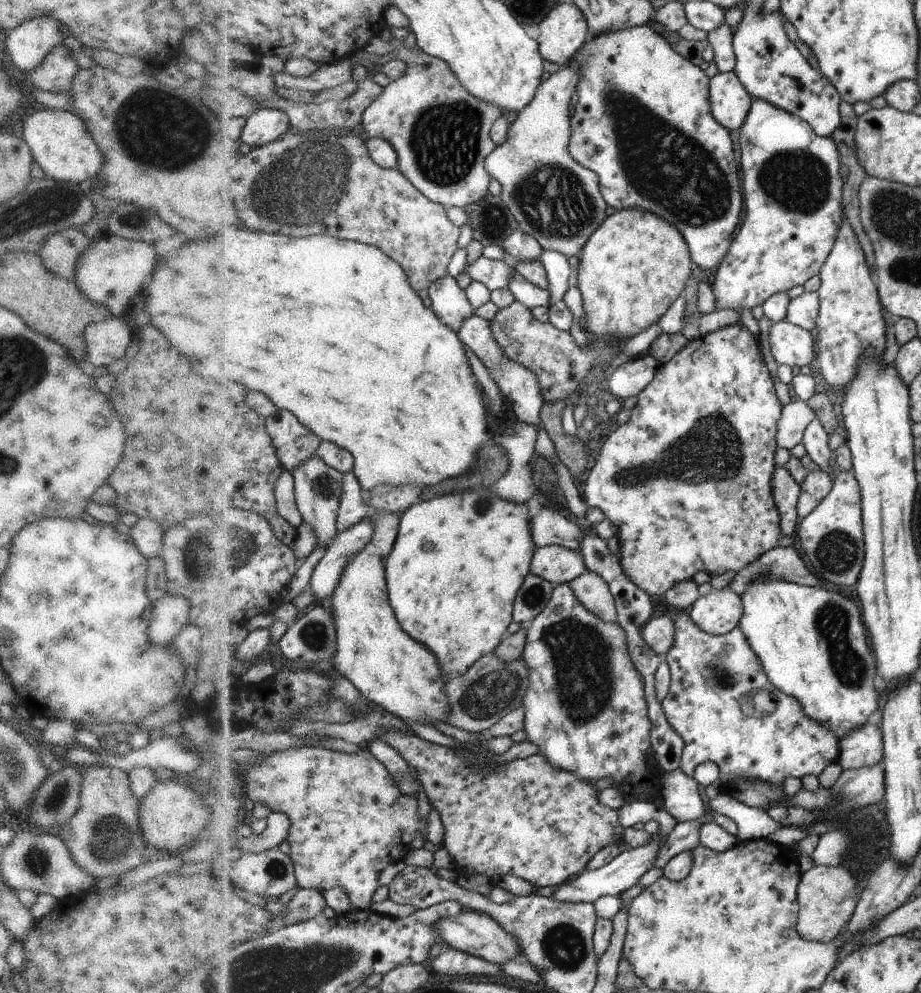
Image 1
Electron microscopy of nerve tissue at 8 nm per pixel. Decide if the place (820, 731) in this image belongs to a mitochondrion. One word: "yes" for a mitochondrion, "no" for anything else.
no

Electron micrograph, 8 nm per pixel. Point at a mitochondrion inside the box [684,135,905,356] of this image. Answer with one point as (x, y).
(798, 182)

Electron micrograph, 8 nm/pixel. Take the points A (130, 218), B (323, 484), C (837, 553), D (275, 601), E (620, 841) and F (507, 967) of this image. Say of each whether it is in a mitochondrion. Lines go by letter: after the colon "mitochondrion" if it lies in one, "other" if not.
A: mitochondrion
B: other
C: mitochondrion
D: other
E: other
F: other

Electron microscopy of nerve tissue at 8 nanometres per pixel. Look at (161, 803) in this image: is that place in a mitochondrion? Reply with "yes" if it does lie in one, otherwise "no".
no

